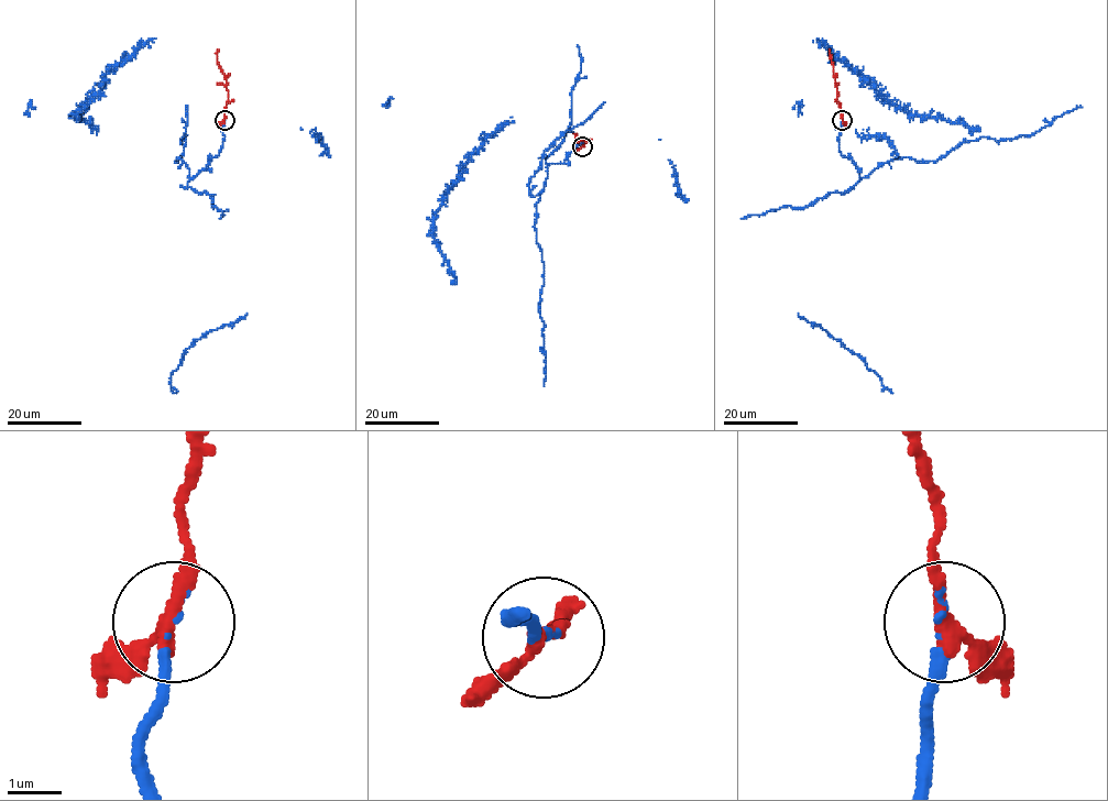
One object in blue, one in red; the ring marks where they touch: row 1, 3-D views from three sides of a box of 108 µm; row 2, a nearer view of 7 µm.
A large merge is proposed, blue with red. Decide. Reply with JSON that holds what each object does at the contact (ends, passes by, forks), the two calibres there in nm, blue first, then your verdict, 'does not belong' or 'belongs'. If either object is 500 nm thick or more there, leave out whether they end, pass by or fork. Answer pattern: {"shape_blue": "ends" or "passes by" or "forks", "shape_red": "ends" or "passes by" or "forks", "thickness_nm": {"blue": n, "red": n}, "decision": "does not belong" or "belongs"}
{"shape_blue": "ends", "shape_red": "passes by", "thickness_nm": {"blue": 170, "red": 260}, "decision": "belongs"}

